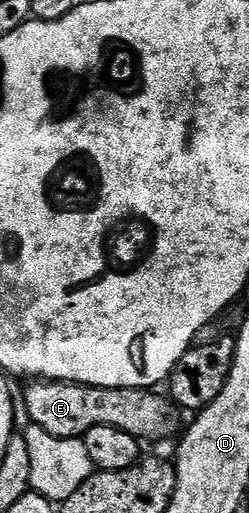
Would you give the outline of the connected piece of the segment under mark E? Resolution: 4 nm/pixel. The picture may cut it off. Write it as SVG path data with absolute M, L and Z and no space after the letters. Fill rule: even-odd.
M39 379L37 382L30 382L26 388L26 412L30 415L28 418L30 424L40 426L40 430L48 430L48 434L56 434L56 438L81 438L86 435L88 430L92 430L92 426L116 426L120 430L124 430L128 434L146 440L166 440L169 436L177 437L180 432L178 428L179 409L176 407L173 400L165 395L157 396L157 391L143 390L141 388L101 388L100 386L88 386L87 384L66 384L63 380L44 380Z

